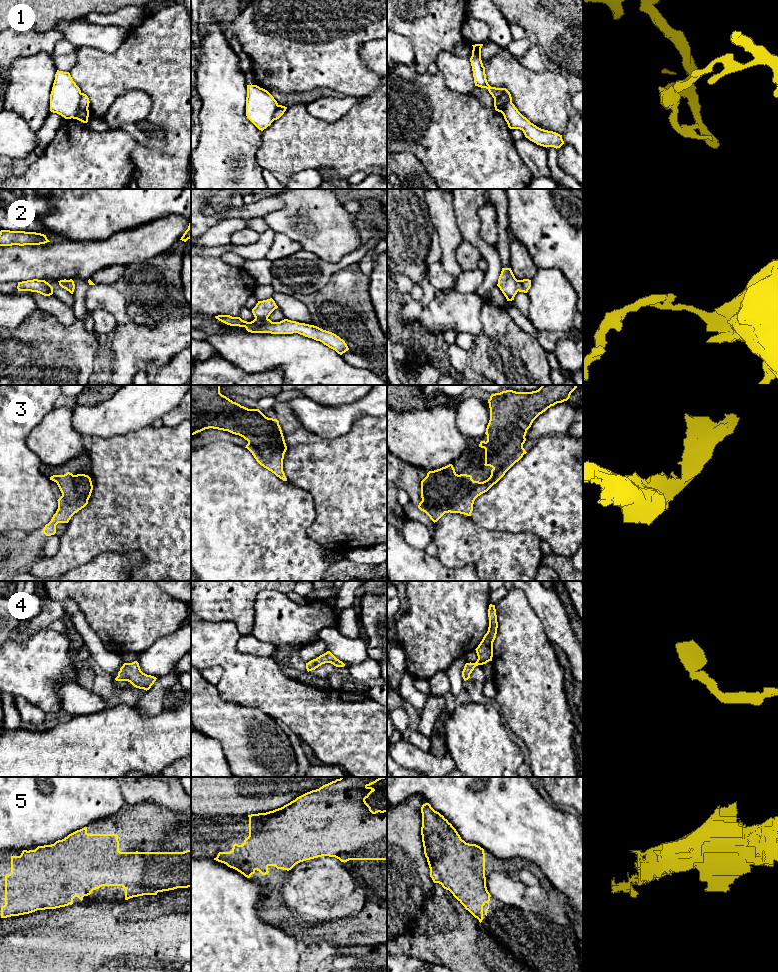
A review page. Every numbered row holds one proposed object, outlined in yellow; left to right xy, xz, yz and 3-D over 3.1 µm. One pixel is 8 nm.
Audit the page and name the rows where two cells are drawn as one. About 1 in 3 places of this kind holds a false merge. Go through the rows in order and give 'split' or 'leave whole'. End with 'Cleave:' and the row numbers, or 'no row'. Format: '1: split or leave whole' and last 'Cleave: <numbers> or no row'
1: split
2: split
3: leave whole
4: leave whole
5: leave whole
Cleave: 1, 2

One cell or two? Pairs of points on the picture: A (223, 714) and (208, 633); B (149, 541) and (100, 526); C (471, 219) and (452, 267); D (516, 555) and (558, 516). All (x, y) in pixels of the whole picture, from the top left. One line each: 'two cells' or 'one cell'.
A: two cells
B: one cell
C: two cells
D: two cells

